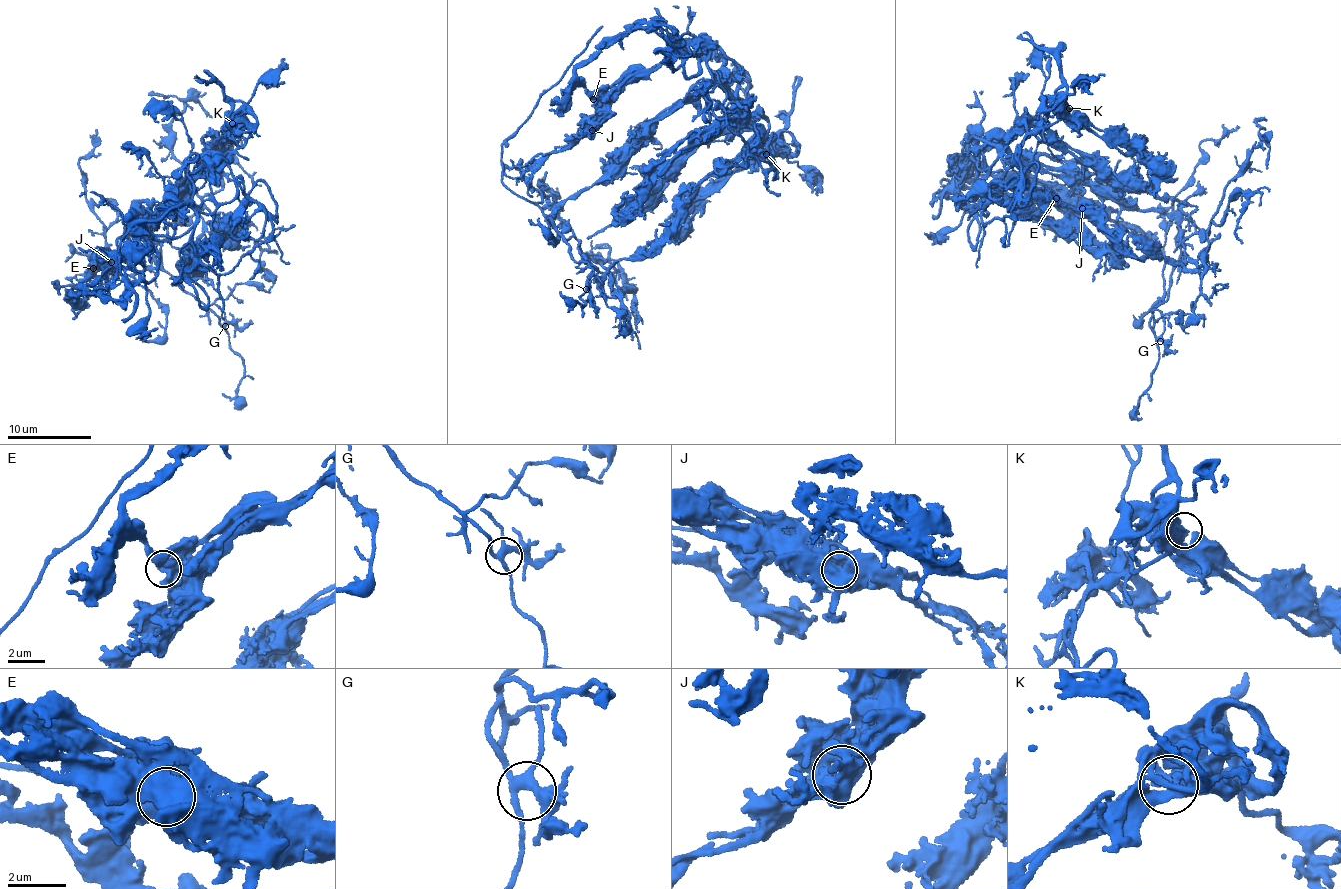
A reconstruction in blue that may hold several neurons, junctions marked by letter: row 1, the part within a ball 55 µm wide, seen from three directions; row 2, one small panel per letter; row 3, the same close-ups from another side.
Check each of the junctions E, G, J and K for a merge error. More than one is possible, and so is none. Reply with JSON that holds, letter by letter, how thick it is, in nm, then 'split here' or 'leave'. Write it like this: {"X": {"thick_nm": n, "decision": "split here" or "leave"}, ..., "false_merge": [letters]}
{"E": {"thick_nm": 550, "decision": "leave"}, "G": {"thick_nm": 300, "decision": "leave"}, "J": {"thick_nm": 1000, "decision": "leave"}, "K": {"thick_nm": 650, "decision": "leave"}, "false_merge": []}

